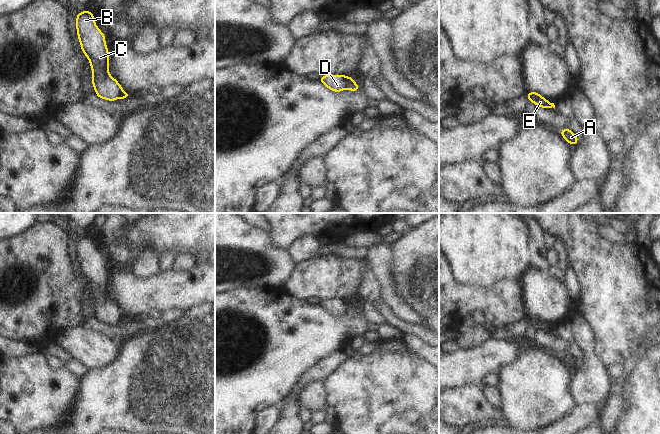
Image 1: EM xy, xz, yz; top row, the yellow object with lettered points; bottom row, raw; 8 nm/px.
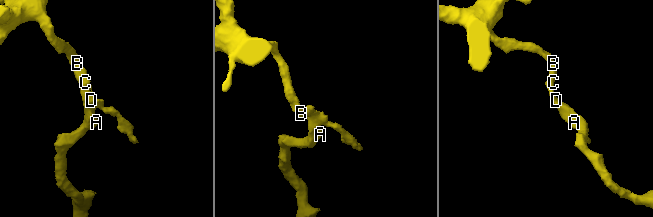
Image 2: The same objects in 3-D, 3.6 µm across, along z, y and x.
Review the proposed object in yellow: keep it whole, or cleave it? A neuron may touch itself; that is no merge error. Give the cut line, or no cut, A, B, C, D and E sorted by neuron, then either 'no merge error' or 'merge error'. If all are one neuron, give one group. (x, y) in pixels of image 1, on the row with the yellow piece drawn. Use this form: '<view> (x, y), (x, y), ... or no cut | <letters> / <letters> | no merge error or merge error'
xz (347, 77), (345, 87) | A B C D / E | merge error

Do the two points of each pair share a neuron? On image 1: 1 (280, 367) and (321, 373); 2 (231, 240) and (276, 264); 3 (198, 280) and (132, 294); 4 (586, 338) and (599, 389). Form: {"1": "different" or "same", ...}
{"1": "different", "2": "same", "3": "same", "4": "same"}

